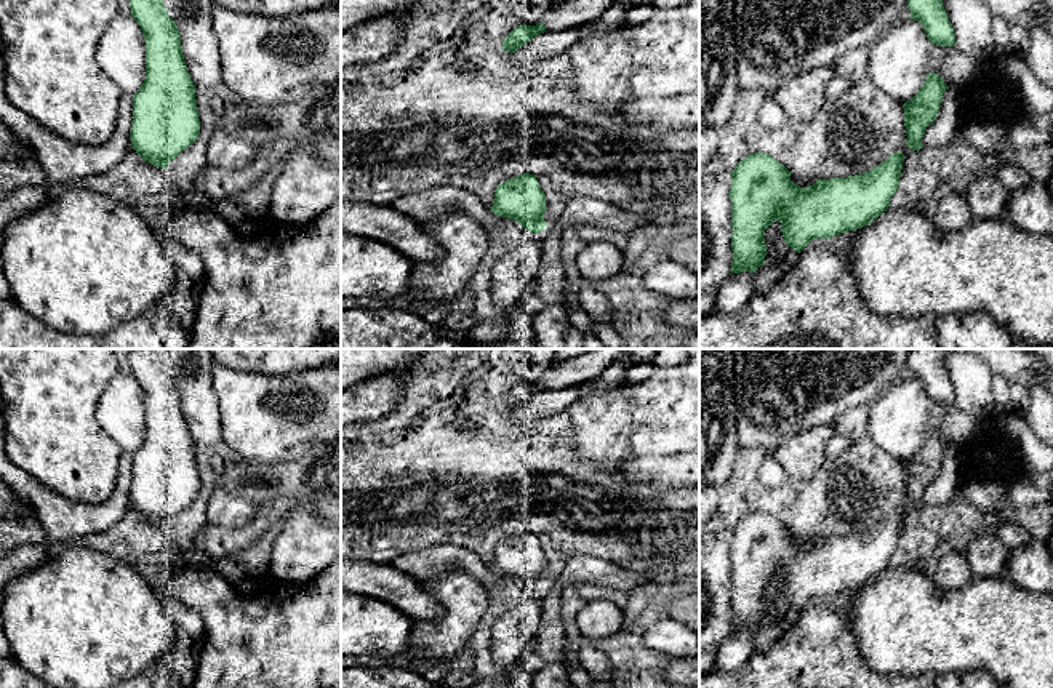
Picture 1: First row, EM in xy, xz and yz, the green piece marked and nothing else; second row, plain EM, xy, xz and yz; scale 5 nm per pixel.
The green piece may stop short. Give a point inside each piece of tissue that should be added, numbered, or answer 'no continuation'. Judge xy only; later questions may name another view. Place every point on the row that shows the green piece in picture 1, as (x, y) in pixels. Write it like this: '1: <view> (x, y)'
no continuation

